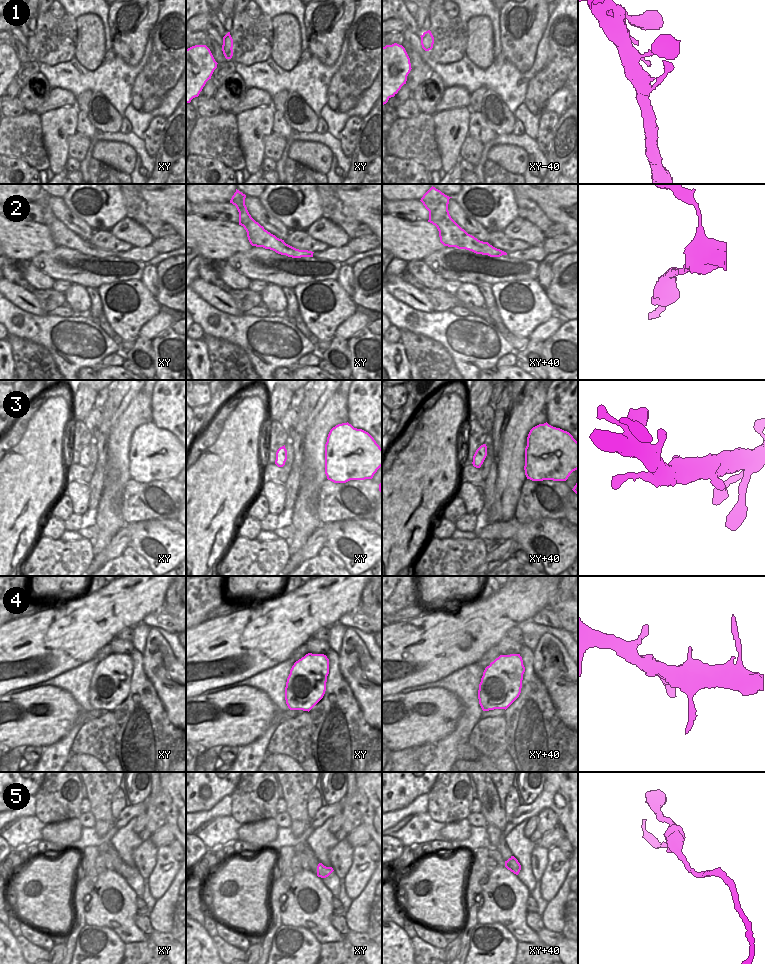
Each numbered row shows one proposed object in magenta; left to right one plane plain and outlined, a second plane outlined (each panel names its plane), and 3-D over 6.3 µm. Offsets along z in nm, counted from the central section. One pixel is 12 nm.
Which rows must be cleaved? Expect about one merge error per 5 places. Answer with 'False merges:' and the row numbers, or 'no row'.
False merges: 1

